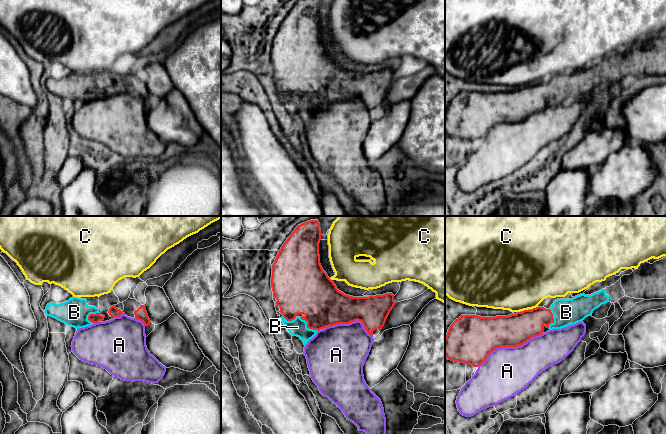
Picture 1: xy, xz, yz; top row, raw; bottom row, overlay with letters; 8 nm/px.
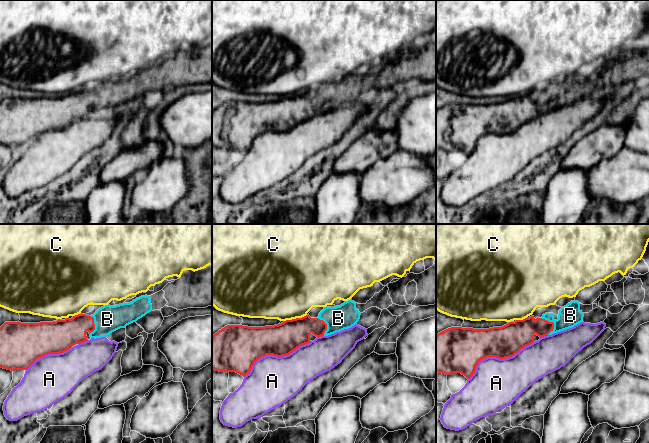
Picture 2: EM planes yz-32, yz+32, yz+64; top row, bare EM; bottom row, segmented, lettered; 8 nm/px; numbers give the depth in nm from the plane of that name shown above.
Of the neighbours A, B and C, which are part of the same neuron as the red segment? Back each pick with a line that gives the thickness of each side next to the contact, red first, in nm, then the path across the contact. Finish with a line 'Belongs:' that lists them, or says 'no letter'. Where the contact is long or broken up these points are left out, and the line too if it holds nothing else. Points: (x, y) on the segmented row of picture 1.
B: Thickness 360 nm (red) against 140 nm
Belongs: B

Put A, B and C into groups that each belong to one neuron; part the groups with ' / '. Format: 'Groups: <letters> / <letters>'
Groups: A / B / C

